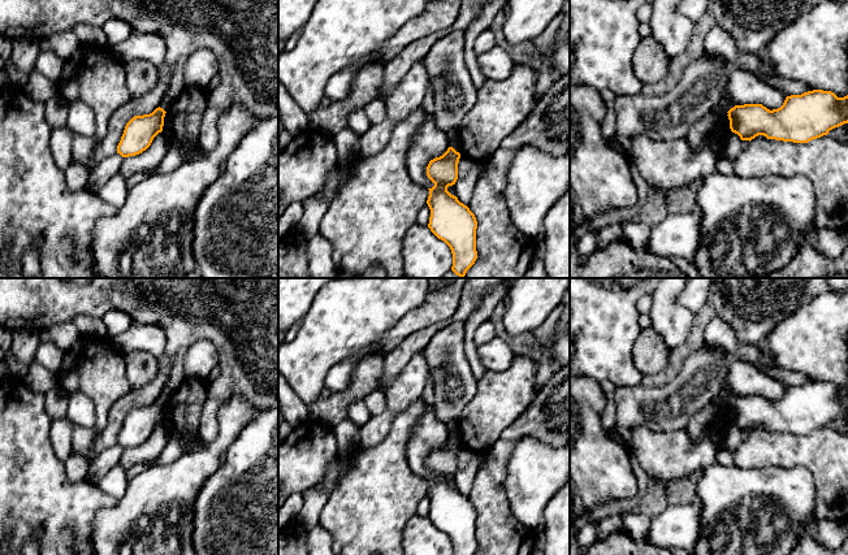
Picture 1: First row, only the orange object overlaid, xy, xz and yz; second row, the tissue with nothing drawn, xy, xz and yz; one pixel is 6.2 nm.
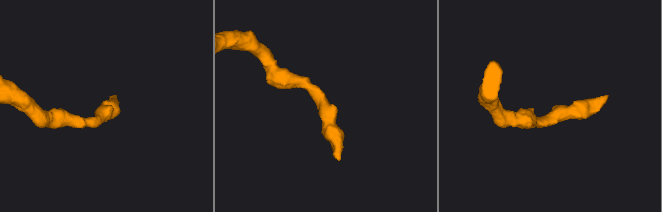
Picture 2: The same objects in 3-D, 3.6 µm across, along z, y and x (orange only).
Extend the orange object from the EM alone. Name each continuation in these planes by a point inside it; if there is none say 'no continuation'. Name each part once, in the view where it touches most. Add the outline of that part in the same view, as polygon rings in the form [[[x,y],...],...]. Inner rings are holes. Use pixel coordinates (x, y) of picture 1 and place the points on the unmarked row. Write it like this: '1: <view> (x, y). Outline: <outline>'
no continuation

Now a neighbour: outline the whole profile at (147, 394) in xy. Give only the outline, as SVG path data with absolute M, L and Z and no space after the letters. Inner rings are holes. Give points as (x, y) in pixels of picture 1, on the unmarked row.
M164 355L159 360L159 373L150 383L138 389L131 389L113 403L105 428L101 432L95 433L91 451L85 456L88 463L103 450L117 443L117 437L125 417L133 408L150 406L160 398L169 376L172 361L173 357Z

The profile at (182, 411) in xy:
M192 377L185 378L173 393L164 408L163 425L170 437L186 441L186 452L202 448L205 443L199 437L200 415L207 399L208 381Z

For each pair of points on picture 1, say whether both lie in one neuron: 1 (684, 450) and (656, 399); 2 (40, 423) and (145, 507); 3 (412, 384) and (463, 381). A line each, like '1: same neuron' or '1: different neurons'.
1: different neurons
2: different neurons
3: different neurons

